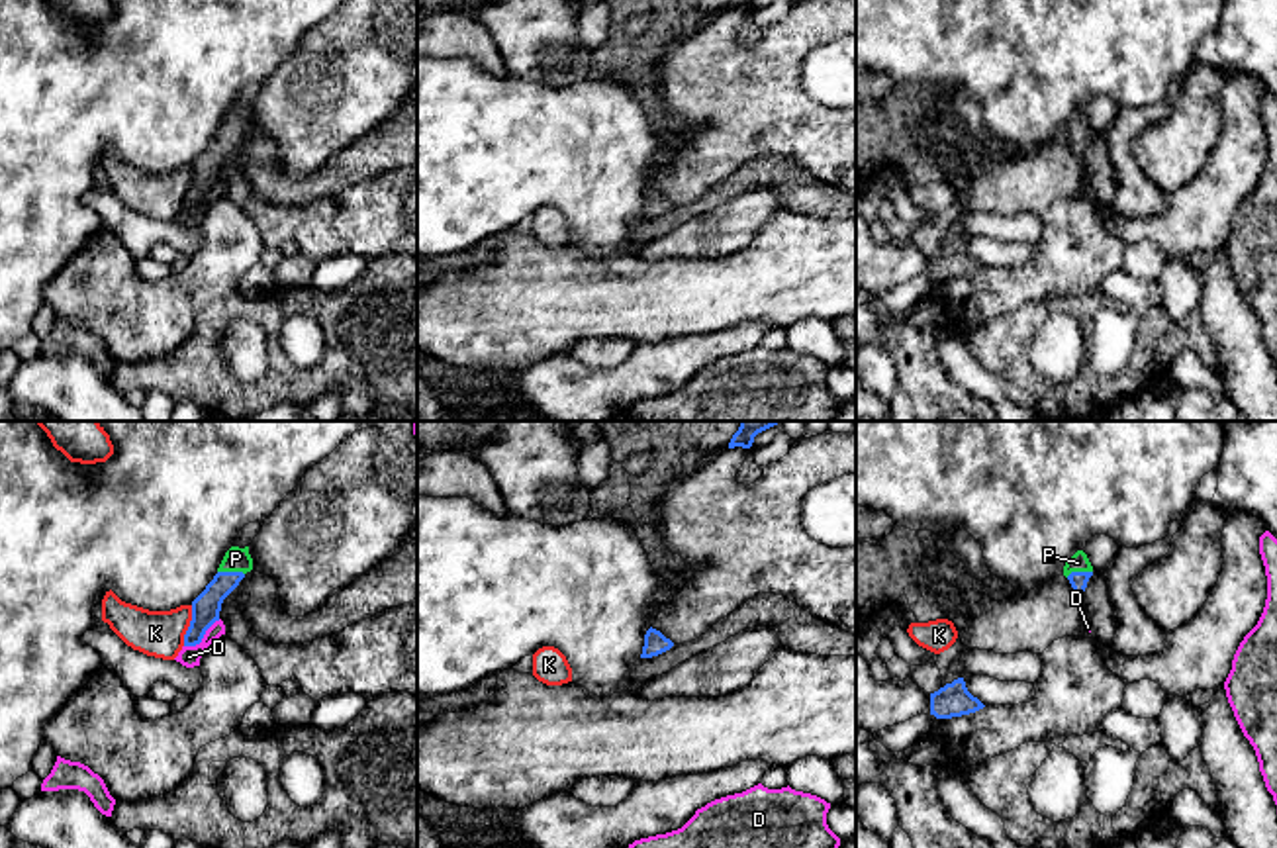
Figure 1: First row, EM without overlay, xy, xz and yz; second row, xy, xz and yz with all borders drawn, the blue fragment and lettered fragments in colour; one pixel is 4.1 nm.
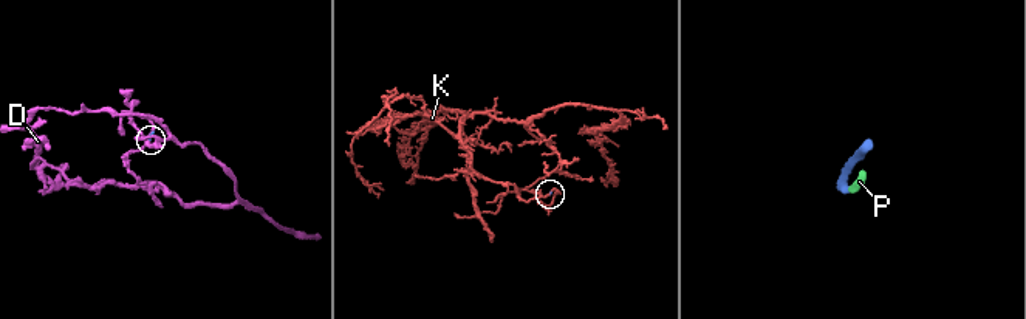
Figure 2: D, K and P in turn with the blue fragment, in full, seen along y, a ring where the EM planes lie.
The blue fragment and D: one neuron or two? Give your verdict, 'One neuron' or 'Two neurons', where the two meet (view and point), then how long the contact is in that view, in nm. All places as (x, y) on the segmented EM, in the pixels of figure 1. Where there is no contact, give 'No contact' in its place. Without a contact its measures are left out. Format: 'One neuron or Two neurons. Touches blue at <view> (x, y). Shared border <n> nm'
Two neurons. Touches blue at xy (202, 637). Shared border 190 nm

